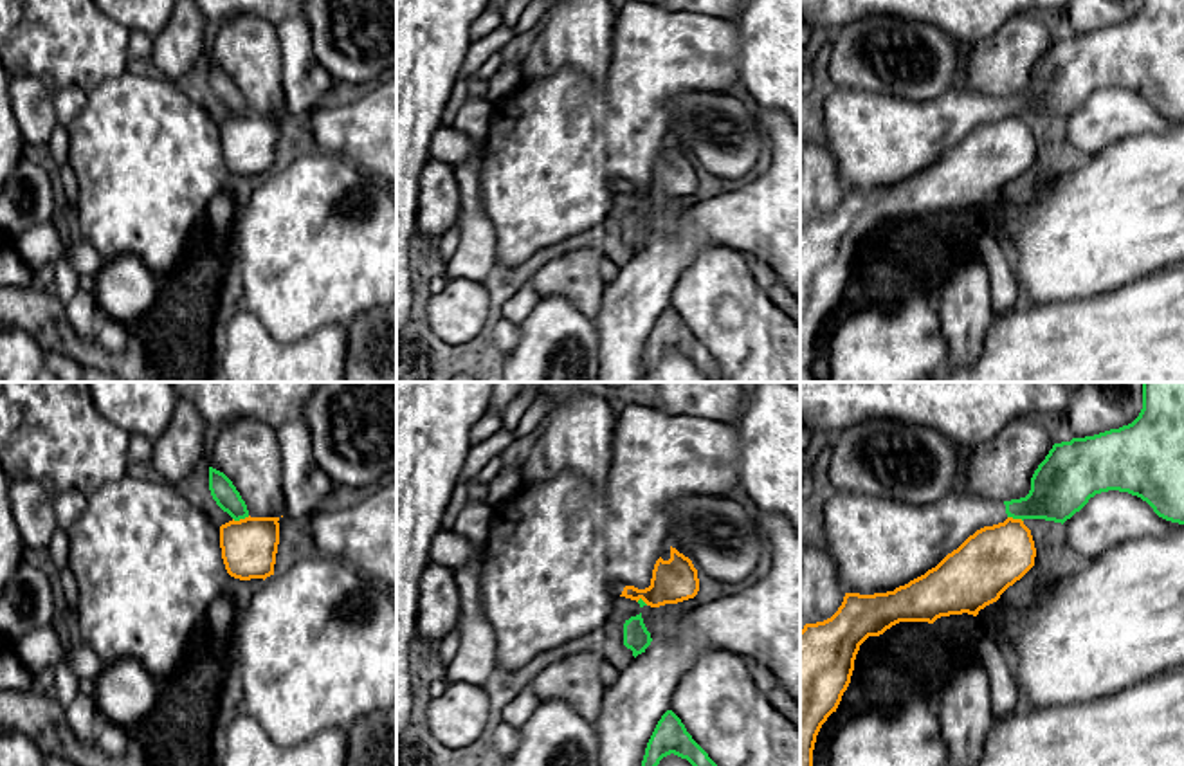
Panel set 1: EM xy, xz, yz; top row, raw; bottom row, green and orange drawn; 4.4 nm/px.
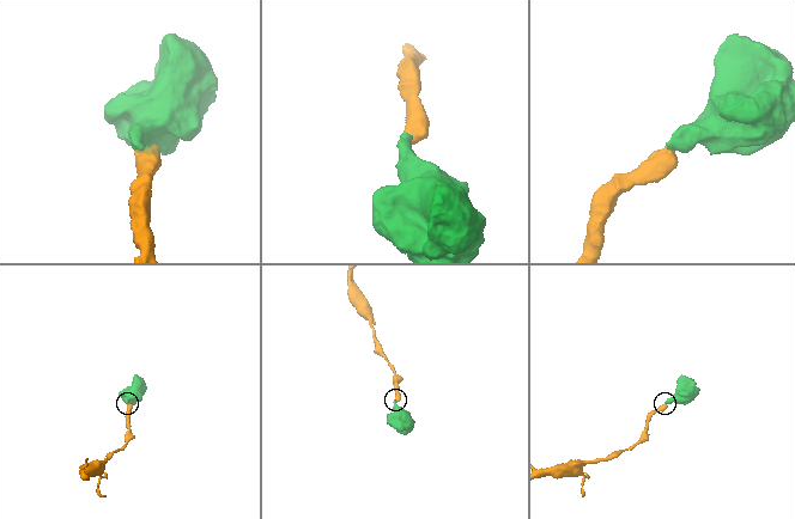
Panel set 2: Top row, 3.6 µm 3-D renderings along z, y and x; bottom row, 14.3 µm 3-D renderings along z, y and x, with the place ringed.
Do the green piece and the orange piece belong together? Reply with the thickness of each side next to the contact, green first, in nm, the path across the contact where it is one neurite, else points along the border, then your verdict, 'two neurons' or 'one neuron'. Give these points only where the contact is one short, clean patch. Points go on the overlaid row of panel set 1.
110 nm thick on the green side, 240 nm on the other; border along xy (249, 516), (233, 519); two neurons

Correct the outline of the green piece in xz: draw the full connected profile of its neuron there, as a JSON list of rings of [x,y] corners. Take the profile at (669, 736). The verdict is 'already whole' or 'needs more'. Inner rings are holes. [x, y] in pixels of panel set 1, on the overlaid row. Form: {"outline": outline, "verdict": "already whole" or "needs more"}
{"outline": [[[667,710],[647,743],[642,766],[658,766],[670,753],[687,759],[692,766],[717,766],[692,739],[681,719]]], "verdict": "already whole"}

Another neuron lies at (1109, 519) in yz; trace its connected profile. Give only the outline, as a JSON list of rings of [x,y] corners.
[[[1108,490],[1090,497],[1063,526],[1067,546],[1092,561],[1134,539],[1168,537],[1180,524],[1159,517],[1137,496]]]

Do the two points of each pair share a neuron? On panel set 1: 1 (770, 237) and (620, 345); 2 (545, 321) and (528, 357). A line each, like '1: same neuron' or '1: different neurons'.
1: same neuron
2: same neuron

